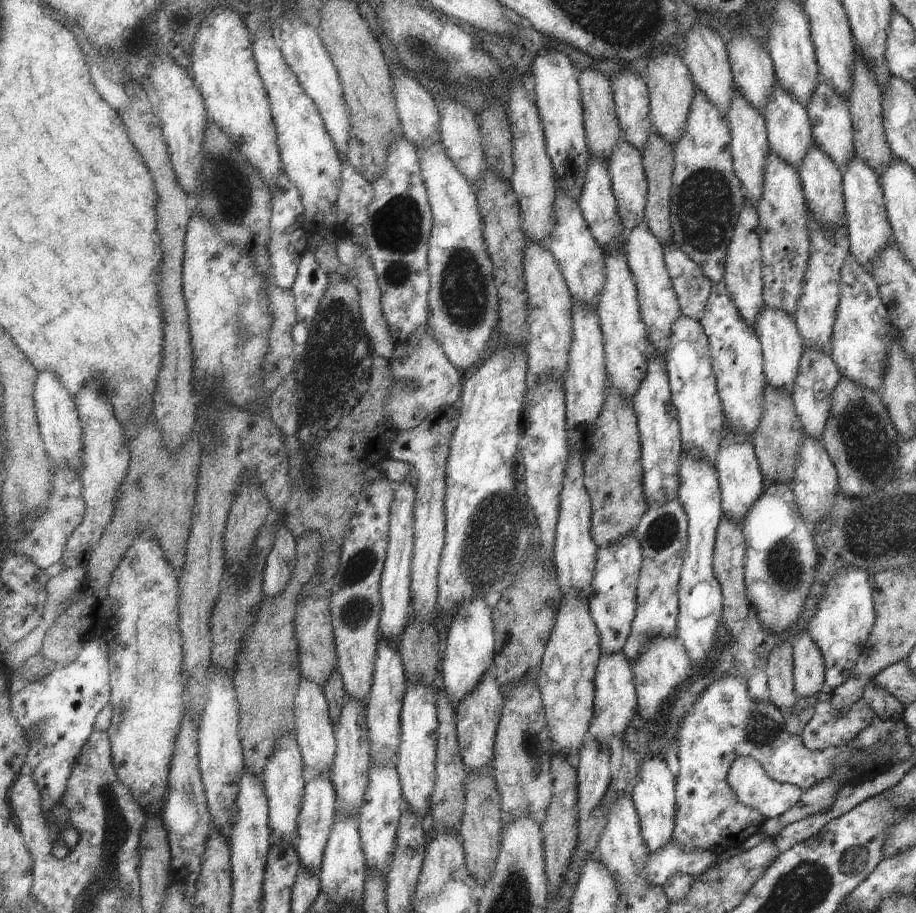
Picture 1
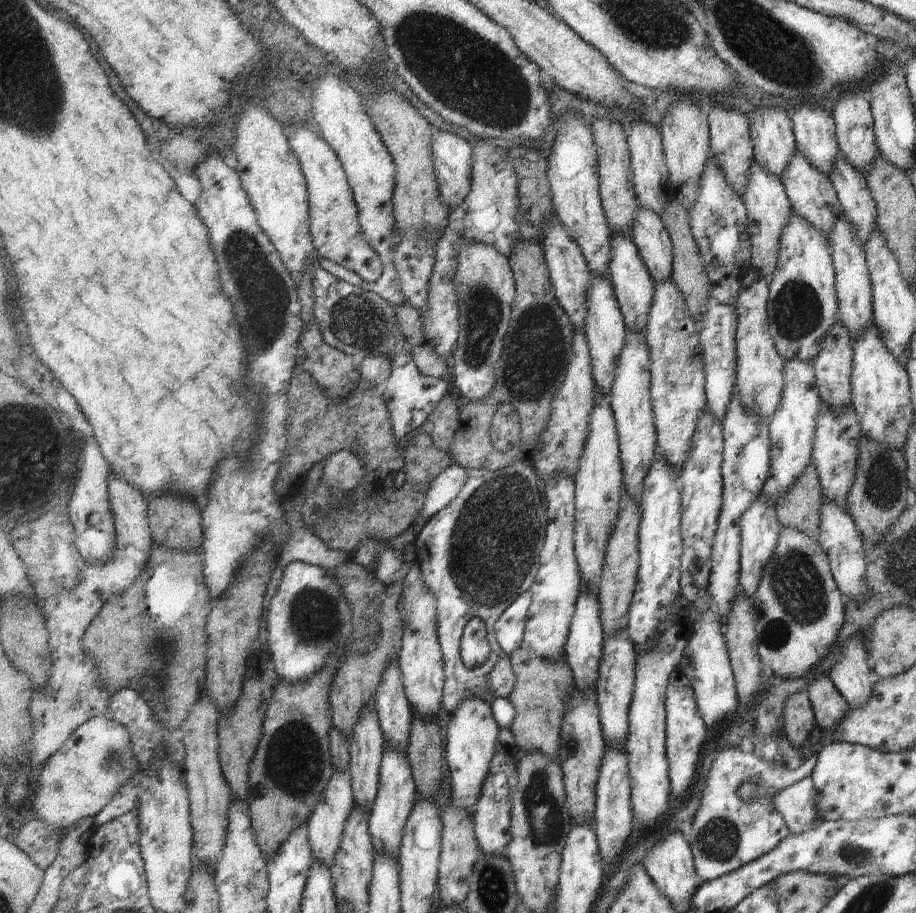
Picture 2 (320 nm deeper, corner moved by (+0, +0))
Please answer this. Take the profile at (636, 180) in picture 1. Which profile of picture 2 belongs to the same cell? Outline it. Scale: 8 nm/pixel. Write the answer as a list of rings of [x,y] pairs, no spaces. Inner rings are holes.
[[[640,204],[631,237],[655,282],[660,283],[671,278],[674,269],[674,246],[662,217]]]

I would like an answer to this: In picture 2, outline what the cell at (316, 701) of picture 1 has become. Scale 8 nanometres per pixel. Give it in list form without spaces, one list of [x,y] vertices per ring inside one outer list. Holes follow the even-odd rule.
[[[334,766],[333,778],[329,781],[322,799],[317,803],[315,812],[307,822],[312,853],[317,861],[324,863],[329,868],[332,868],[336,862],[336,856],[340,852],[341,843],[344,842],[345,827],[356,807],[352,787],[352,774],[348,771],[337,771]]]

